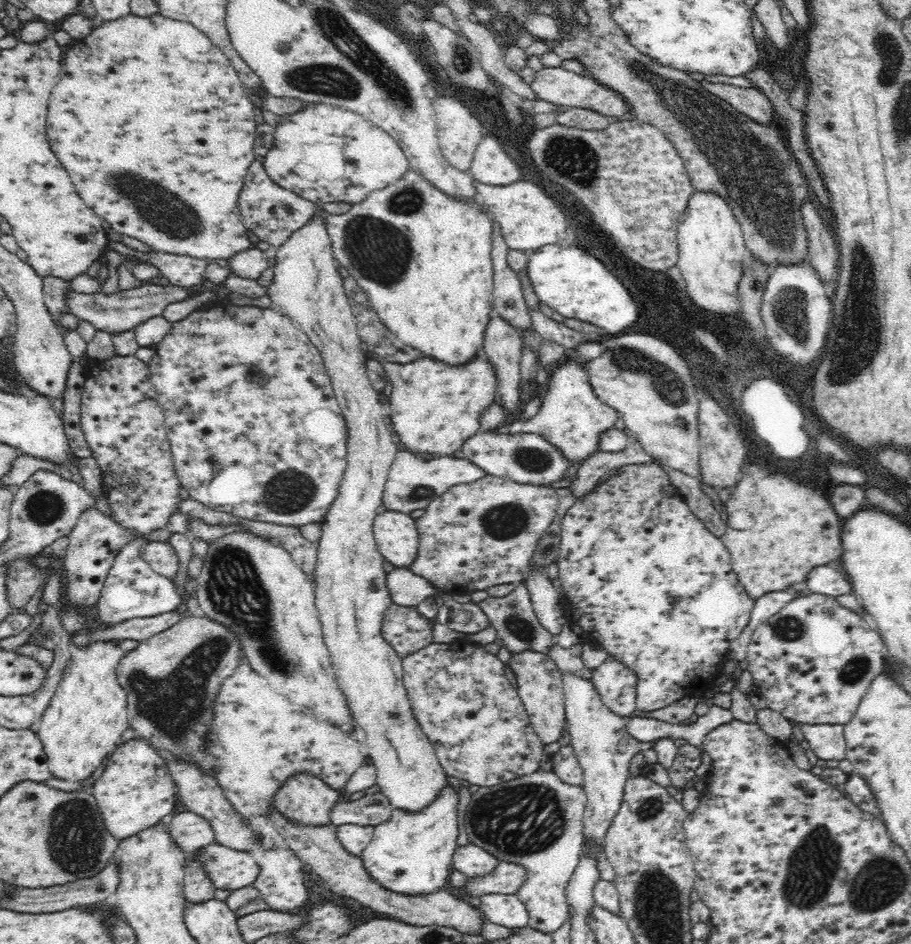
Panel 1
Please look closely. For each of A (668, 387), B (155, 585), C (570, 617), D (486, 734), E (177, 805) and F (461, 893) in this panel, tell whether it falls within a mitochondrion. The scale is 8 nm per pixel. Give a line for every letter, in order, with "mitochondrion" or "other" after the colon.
A: mitochondrion
B: other
C: other
D: other
E: other
F: other

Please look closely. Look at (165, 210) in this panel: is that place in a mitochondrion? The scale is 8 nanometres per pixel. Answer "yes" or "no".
yes

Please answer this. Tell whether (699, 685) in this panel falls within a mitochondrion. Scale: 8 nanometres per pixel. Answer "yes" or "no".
no

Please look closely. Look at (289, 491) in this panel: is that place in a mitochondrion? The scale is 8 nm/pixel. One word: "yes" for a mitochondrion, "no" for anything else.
yes

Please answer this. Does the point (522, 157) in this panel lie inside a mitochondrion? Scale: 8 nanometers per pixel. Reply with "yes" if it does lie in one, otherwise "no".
yes

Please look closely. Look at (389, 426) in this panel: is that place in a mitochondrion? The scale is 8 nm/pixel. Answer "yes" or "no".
no

